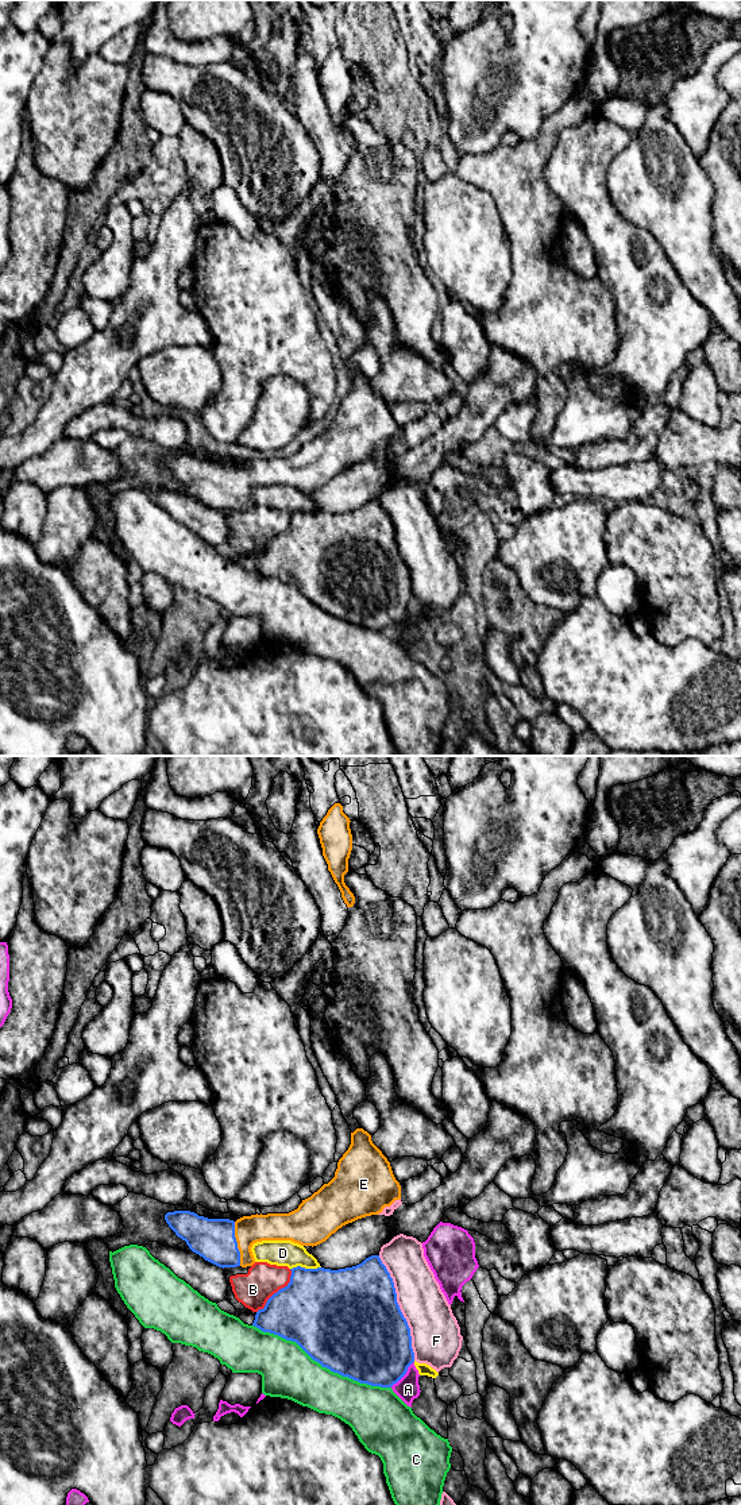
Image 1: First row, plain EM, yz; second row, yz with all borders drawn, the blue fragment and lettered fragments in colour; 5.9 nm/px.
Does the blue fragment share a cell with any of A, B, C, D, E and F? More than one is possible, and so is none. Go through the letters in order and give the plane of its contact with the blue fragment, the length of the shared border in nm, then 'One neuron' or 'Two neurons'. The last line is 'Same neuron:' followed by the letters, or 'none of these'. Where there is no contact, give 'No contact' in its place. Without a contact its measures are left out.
A: Touches blue in yz. Shared border 220 nm. Two neurons
B: Touches blue in yz. Shared border 340 nm. Two neurons
C: Touches blue in yz. Shared border 900 nm. Two neurons
D: Touches blue in yz. Shared border 180 nm. Two neurons
E: Touches blue in yz. Shared border 260 nm. One neuron
F: Touches blue in yz. Shared border 650 nm. Two neurons
Same neuron: E

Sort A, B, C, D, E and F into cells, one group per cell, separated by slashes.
A / B / C / D / E / F

